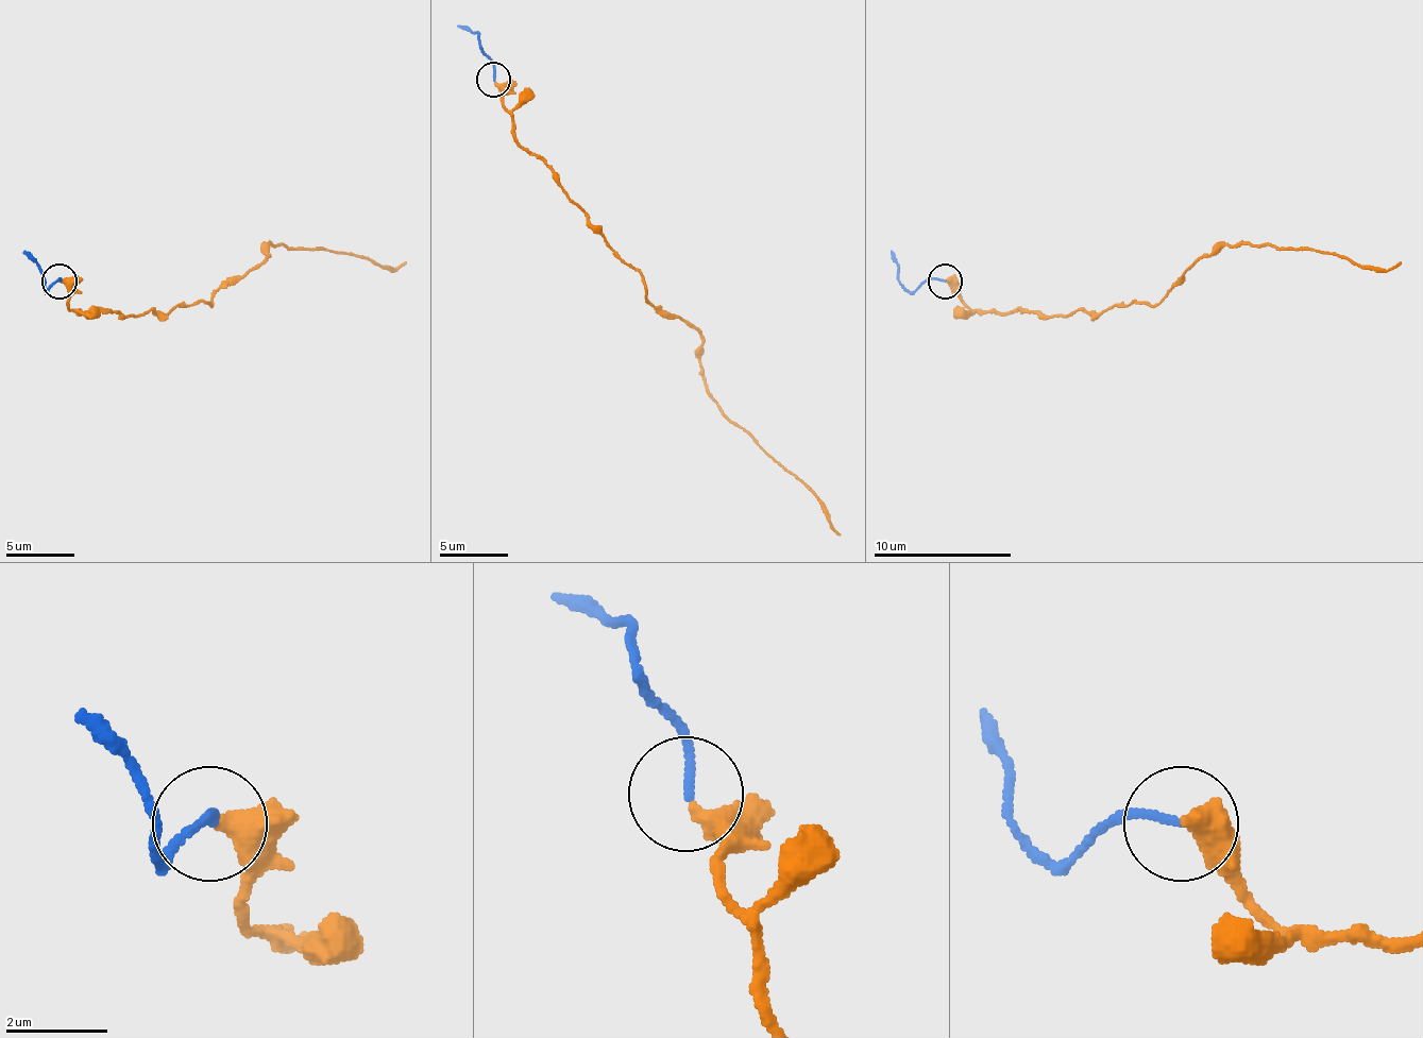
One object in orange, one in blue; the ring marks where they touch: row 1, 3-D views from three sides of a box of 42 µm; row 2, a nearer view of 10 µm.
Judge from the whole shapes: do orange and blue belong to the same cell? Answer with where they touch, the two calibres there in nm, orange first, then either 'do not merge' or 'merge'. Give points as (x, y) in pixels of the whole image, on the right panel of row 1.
(945, 281) | 440/150 nm | merge

